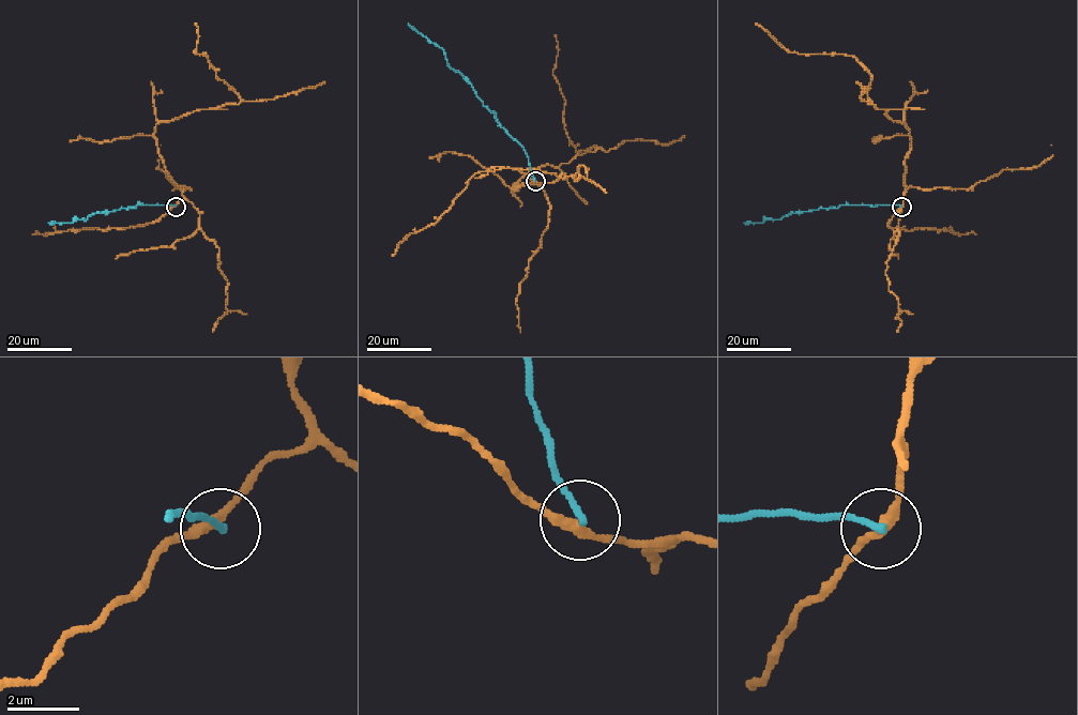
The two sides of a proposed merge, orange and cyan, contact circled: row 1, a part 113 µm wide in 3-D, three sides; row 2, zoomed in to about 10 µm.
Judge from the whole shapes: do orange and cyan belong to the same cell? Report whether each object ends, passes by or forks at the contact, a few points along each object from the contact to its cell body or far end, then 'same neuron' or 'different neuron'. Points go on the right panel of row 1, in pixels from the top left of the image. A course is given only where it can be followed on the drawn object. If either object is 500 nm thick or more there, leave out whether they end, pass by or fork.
orange passes by; cyan ends there; orange runs (901, 206), (910, 132), (887, 116), (887, 109), (869, 104), (867, 70), (849, 55), (787, 50), (756, 24); cyan runs (901, 206), (840, 204), (789, 213), (779, 219), (743, 223); different neuron

